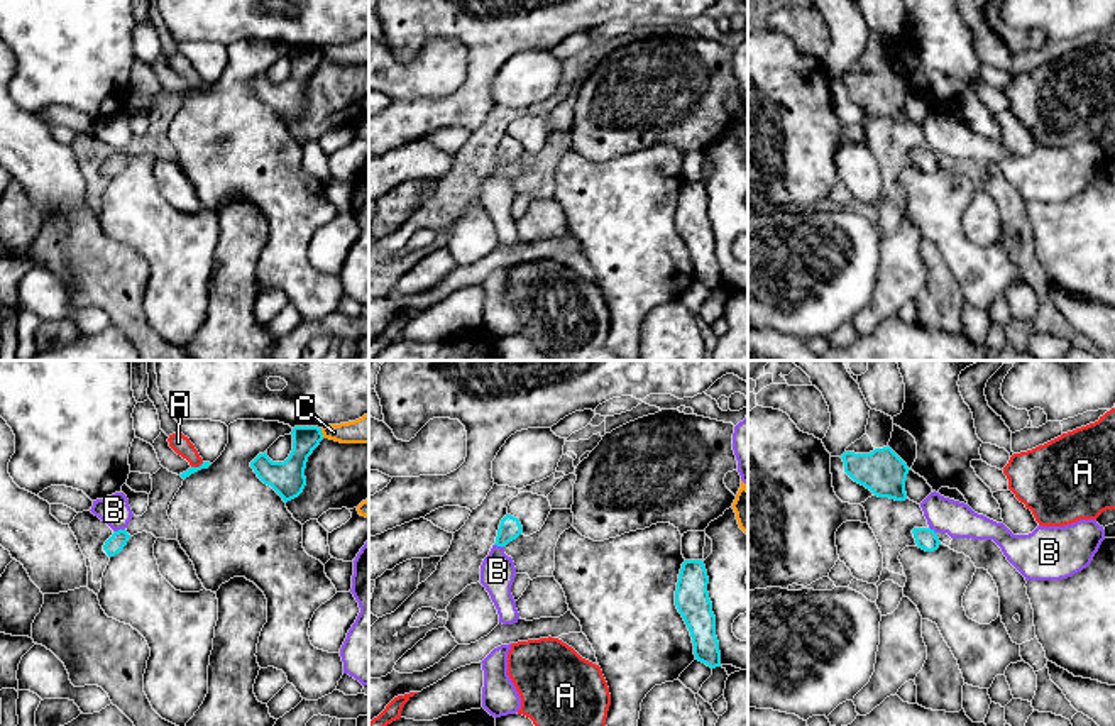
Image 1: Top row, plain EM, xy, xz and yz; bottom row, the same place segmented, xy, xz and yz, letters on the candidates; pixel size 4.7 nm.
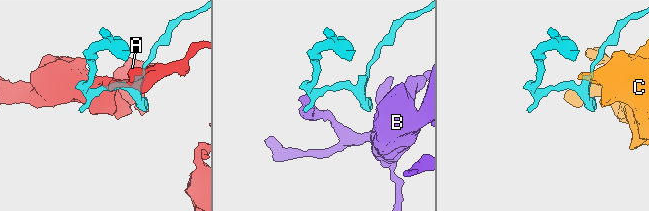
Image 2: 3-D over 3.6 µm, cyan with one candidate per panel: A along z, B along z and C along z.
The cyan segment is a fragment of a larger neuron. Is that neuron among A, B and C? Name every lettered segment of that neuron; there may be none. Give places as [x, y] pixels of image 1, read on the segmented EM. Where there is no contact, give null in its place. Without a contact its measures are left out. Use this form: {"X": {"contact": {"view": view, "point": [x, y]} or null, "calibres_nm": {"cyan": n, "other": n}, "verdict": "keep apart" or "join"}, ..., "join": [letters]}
{"A": {"contact": {"view": "xy", "point": [197, 467]}, "calibres_nm": {"cyan": 40, "other": 90}, "verdict": "keep apart"}, "B": {"contact": {"view": "xy", "point": [119, 530]}, "calibres_nm": {"cyan": 90, "other": 150}, "verdict": "keep apart"}, "C": {"contact": {"view": "xy", "point": [322, 434]}, "calibres_nm": {"cyan": 140, "other": 130}, "verdict": "keep apart"}, "join": []}

